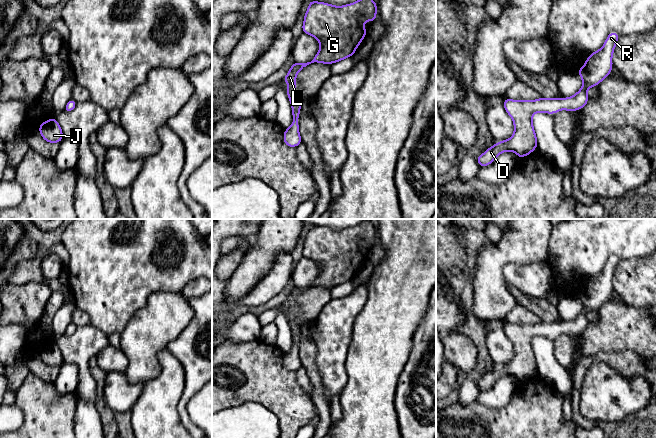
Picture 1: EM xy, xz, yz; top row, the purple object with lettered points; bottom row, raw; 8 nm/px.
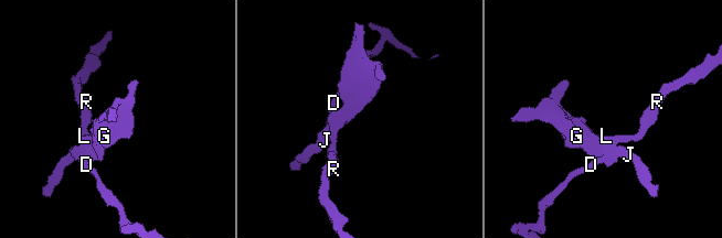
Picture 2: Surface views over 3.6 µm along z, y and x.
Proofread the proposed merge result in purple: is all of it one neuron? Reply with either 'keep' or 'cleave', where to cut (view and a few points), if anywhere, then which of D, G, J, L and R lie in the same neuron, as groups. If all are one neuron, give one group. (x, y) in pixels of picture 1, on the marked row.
keep; cut none; groups D G J L R

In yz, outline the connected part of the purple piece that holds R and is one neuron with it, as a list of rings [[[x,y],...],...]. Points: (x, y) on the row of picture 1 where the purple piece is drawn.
[[[616,32],[609,33],[604,45],[600,50],[593,52],[583,67],[578,70],[582,78],[582,88],[569,98],[541,97],[537,100],[511,100],[504,99],[504,109],[514,122],[514,134],[510,139],[502,140],[488,148],[482,155],[477,157],[482,167],[491,164],[496,157],[506,151],[513,151],[519,158],[529,155],[538,146],[532,117],[537,112],[554,114],[562,109],[573,112],[582,109],[588,102],[587,91],[590,87],[598,85],[610,75],[612,55],[619,39]]]

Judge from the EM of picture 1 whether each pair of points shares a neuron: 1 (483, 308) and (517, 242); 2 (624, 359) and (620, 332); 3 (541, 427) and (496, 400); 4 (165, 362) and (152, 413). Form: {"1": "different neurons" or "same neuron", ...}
{"1": "same neuron", "2": "different neurons", "3": "different neurons", "4": "same neuron"}

